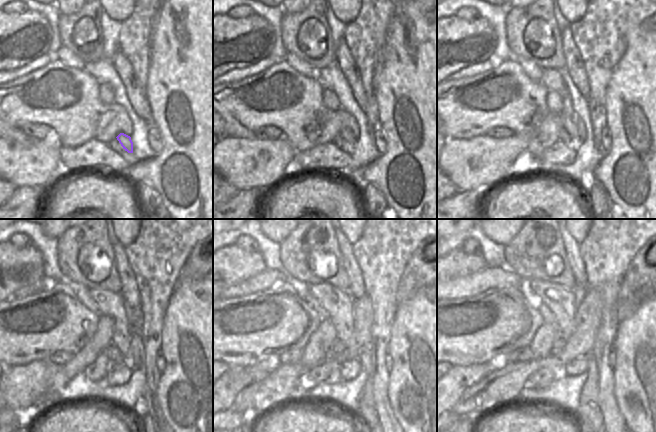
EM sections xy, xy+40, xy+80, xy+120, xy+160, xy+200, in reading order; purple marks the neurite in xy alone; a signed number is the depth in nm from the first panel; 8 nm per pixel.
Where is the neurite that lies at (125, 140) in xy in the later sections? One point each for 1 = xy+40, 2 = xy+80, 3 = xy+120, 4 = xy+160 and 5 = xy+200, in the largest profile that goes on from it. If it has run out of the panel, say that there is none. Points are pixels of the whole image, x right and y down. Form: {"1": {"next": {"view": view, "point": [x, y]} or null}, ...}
{"1": {"next": {"view": "xy+40", "point": [348, 137]}}, "2": {"next": {"view": "xy+80", "point": [553, 80]}}, "3": {"next": {"view": "xy+120", "point": [113, 305]}}, "4": {"next": {"view": "xy+160", "point": [339, 304]}}, "5": {"next": {"view": "xy+200", "point": [560, 301]}}}

